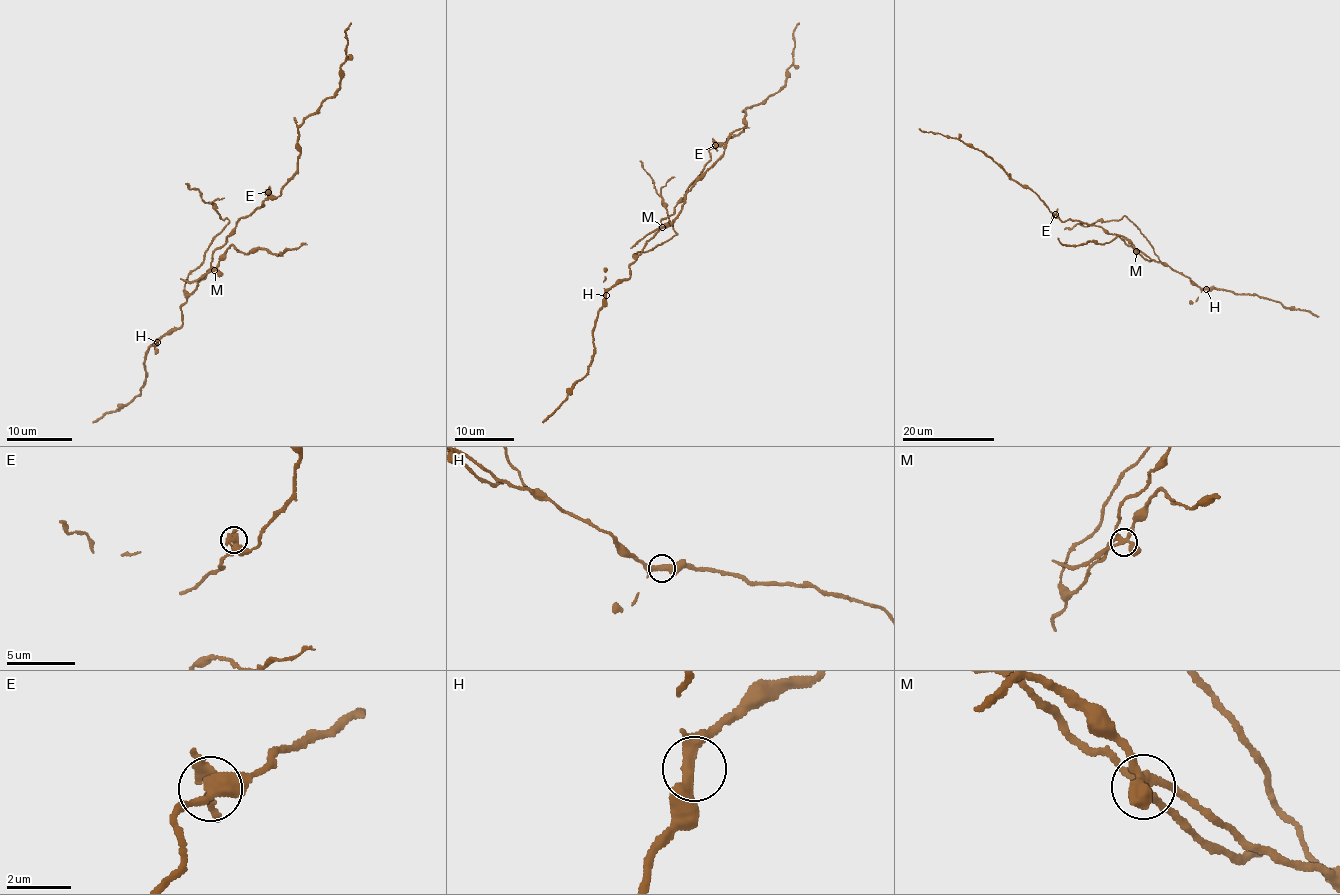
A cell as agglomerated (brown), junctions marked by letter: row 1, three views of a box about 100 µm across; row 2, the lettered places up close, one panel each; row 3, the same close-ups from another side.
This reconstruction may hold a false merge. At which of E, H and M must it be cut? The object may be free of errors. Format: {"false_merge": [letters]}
{"false_merge": ["M"]}

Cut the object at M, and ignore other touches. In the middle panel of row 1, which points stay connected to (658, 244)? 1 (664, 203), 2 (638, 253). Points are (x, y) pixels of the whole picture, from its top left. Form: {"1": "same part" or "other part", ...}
{"1": "same part", "2": "same part"}

